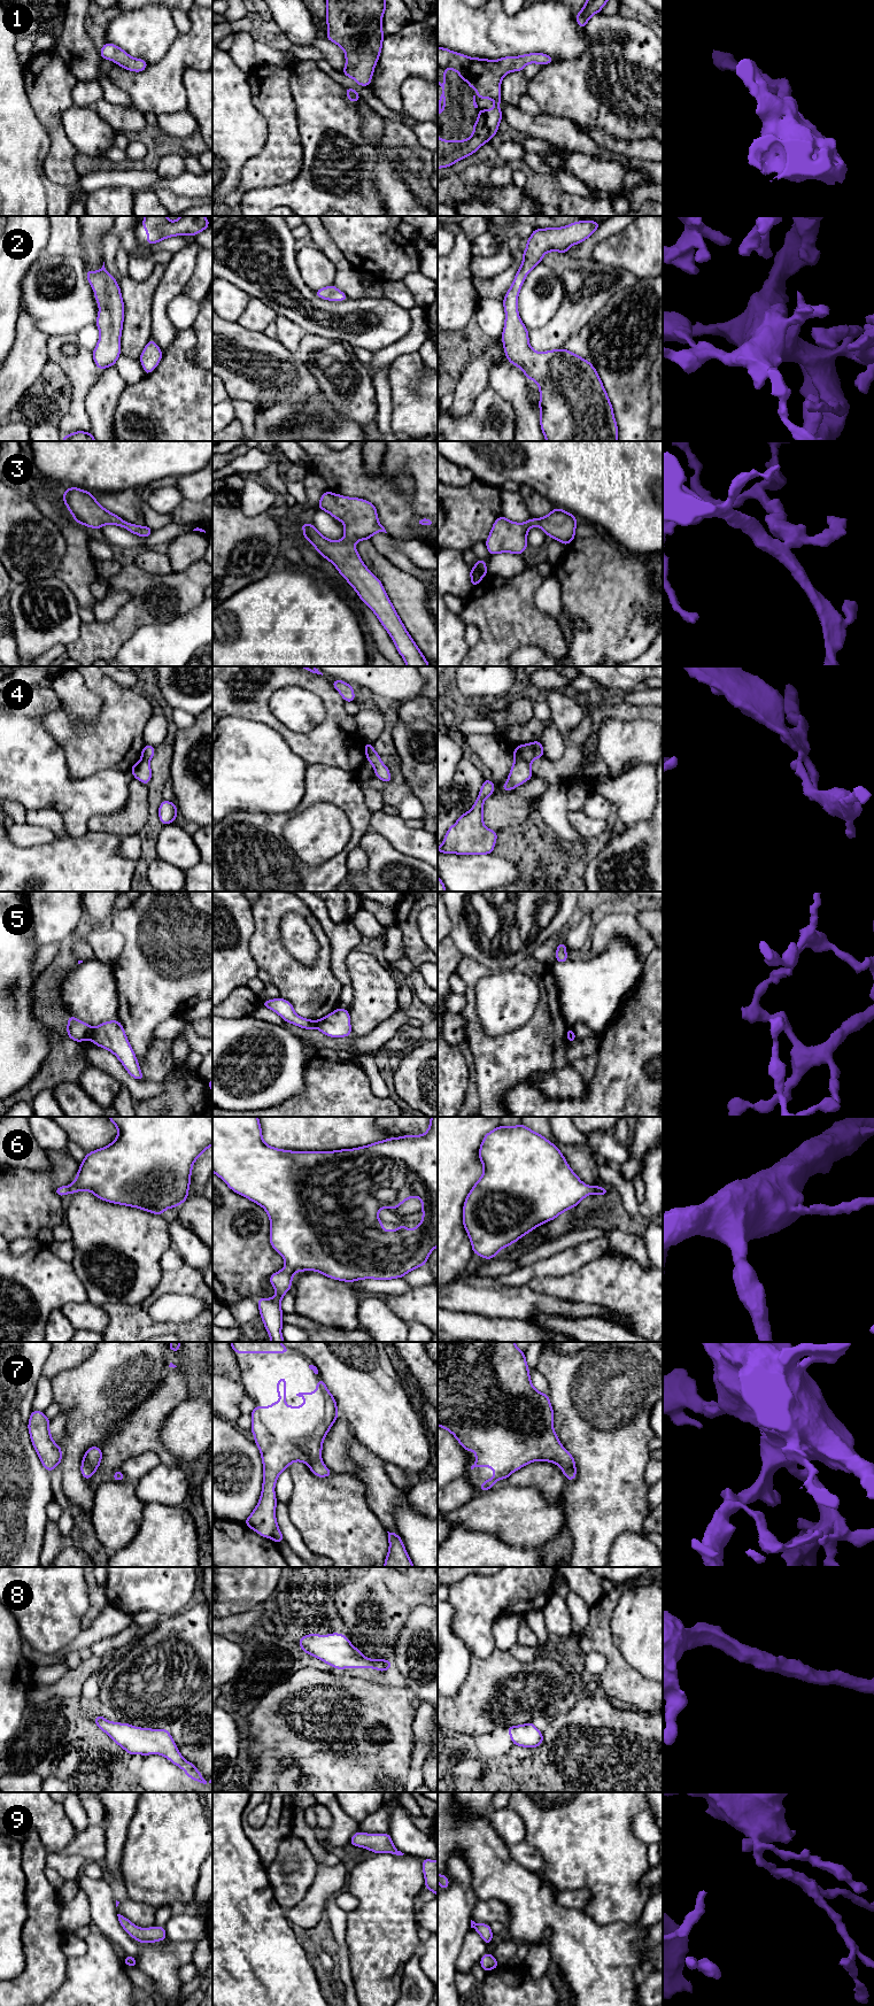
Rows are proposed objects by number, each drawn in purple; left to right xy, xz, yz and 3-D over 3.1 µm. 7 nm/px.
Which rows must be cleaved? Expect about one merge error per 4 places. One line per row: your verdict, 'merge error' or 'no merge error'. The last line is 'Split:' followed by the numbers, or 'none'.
1: no merge error
2: no merge error
3: no merge error
4: merge error
5: merge error
6: no merge error
7: no merge error
8: no merge error
9: no merge error
Split: 4, 5

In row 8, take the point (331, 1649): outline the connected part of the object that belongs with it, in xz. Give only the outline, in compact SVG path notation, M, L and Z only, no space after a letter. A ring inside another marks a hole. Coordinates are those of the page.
M332 1633L330 1635L309 1634L299 1639L301 1649L328 1664L333 1668L374 1668L385 1672L393 1666L390 1660L368 1659L353 1646L347 1636Z

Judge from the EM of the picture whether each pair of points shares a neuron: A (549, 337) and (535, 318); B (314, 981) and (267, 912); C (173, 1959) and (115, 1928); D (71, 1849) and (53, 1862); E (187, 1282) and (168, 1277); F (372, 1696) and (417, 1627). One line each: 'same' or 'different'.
A: different
B: same
C: same
D: different
E: same
F: different

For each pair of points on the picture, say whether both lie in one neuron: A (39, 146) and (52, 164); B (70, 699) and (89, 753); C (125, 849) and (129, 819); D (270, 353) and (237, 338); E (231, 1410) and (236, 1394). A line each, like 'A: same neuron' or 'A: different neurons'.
A: different neurons
B: different neurons
C: different neurons
D: same neuron
E: same neuron

